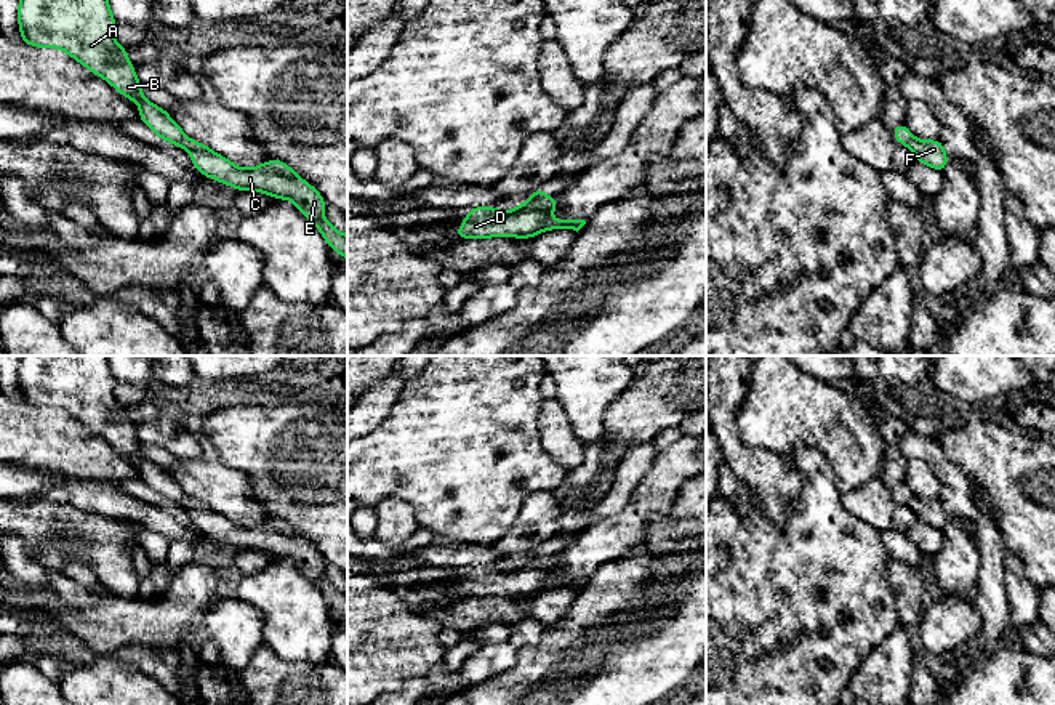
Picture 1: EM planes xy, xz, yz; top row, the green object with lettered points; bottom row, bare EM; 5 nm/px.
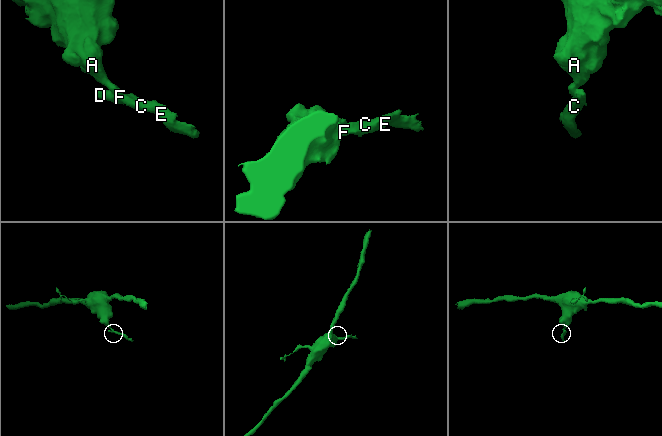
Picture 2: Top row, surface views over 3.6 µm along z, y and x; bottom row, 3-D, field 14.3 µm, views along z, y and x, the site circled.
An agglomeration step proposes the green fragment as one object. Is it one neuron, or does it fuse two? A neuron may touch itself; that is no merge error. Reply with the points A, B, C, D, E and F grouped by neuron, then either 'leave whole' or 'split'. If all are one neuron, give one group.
A B / C D E F | split

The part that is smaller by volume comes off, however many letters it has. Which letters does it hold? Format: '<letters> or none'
C, D, E, F

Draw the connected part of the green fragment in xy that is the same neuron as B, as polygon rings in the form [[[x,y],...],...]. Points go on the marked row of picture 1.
[[[19,0],[21,42],[64,50],[120,95],[139,104],[139,119],[163,141],[187,139],[165,109],[142,96],[128,50],[114,38],[115,19],[107,0]]]

